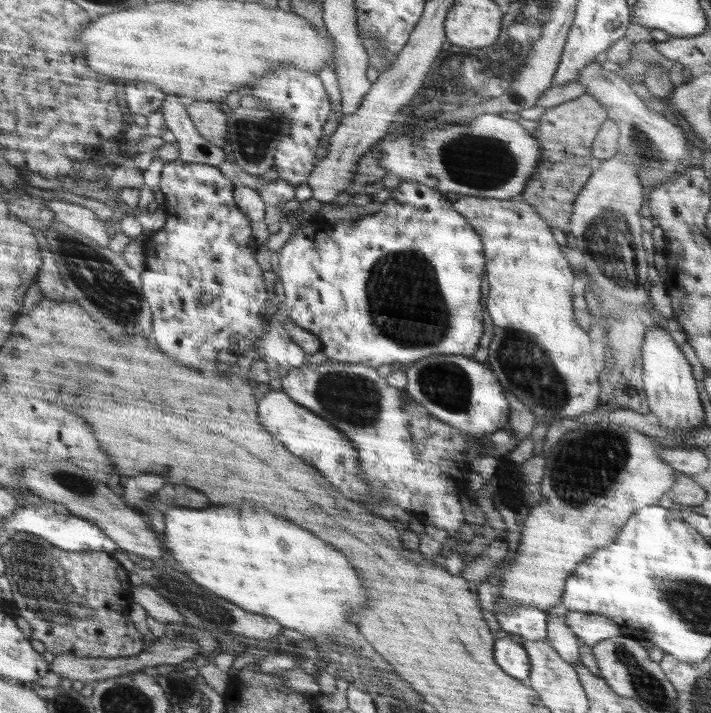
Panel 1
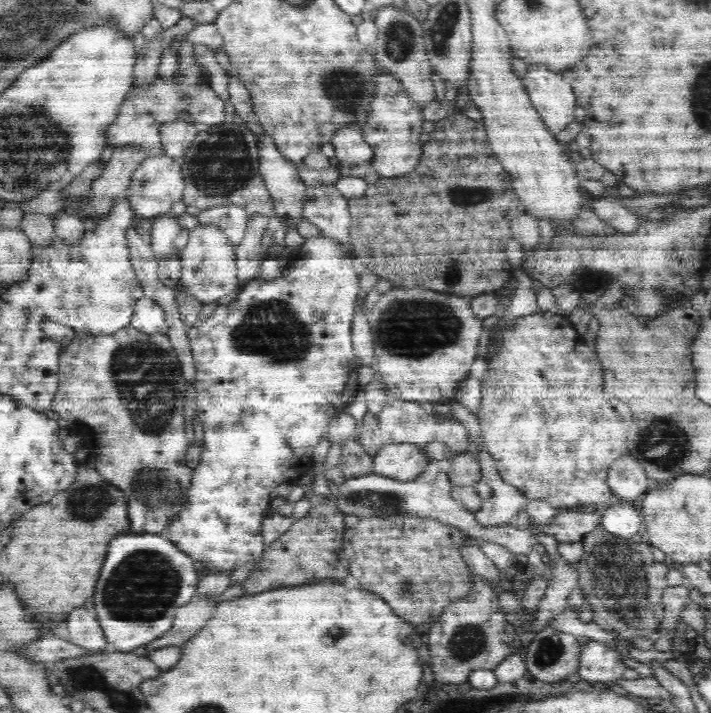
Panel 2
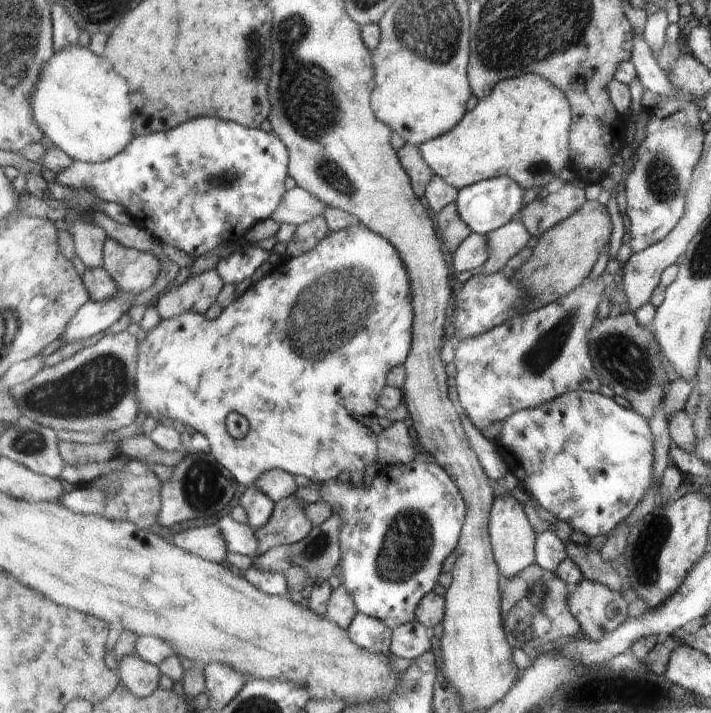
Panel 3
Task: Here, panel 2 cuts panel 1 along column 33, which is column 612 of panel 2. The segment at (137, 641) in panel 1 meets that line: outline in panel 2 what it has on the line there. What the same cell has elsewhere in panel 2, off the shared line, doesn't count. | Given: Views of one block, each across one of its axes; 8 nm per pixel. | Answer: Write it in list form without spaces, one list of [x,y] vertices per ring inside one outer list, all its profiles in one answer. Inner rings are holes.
[[[598,526],[582,540],[584,554],[574,563],[574,568],[579,573],[579,588],[584,598],[588,600],[593,612],[593,621],[613,637],[626,637],[632,643],[635,636],[648,636],[656,638],[659,626],[664,616],[663,592],[668,588],[670,562],[656,562],[650,552],[651,546],[647,541],[636,544],[632,540],[614,536]]]

